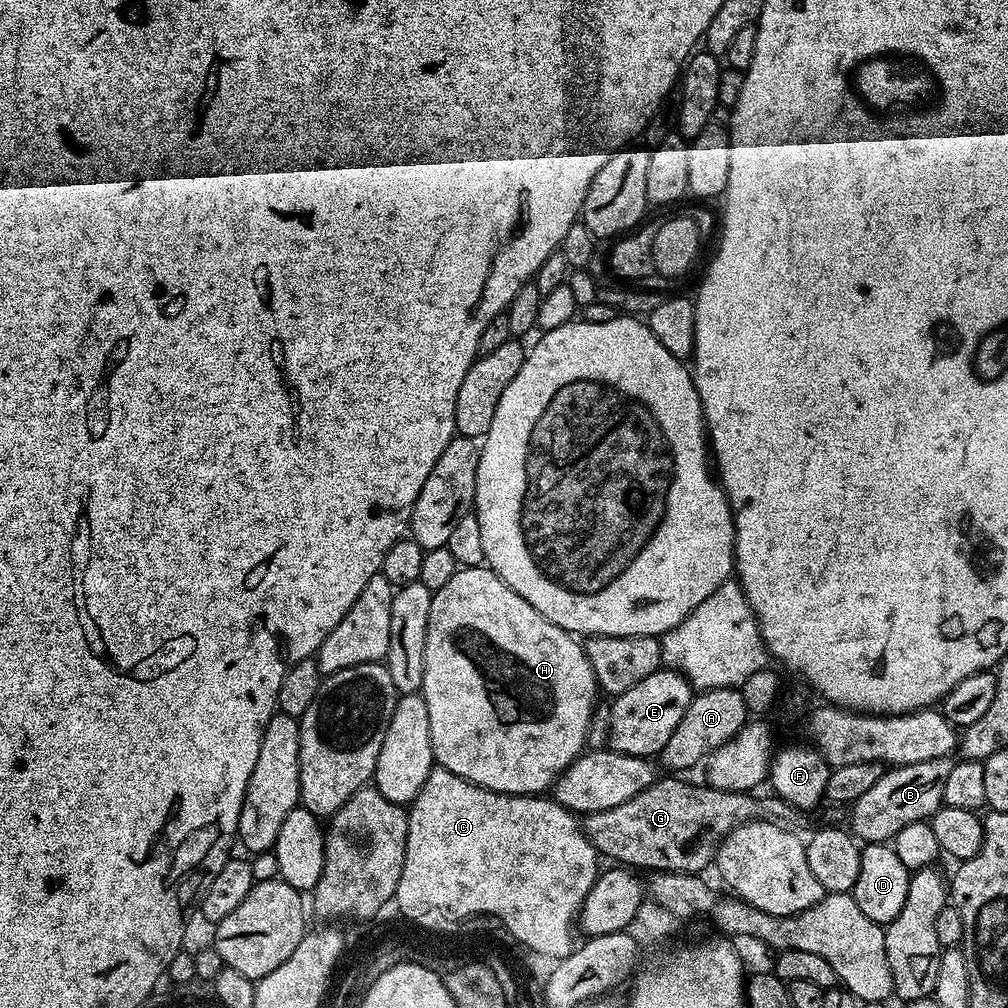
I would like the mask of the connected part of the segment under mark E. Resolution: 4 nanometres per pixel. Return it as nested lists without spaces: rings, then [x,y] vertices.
[[[661,670],[642,678],[638,686],[630,686],[620,696],[611,701],[609,718],[608,744],[611,751],[642,756],[659,757],[660,751],[670,742],[670,734],[682,722],[682,714],[686,714],[686,706],[690,706],[694,689],[681,672]]]

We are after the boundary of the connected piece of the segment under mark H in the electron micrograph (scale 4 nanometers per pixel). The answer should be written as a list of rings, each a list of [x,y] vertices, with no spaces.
[[[487,566],[460,568],[454,574],[454,578],[450,578],[450,582],[442,586],[442,590],[432,593],[430,622],[426,630],[426,662],[424,663],[422,695],[426,702],[426,710],[430,714],[433,761],[439,767],[466,778],[471,784],[477,784],[495,792],[505,792],[511,796],[535,796],[547,793],[551,789],[556,779],[585,751],[592,712],[598,703],[596,675],[586,658],[583,643],[573,633],[562,630],[541,612],[534,610],[534,606],[530,606],[526,598],[522,598],[502,577],[497,576]]]

